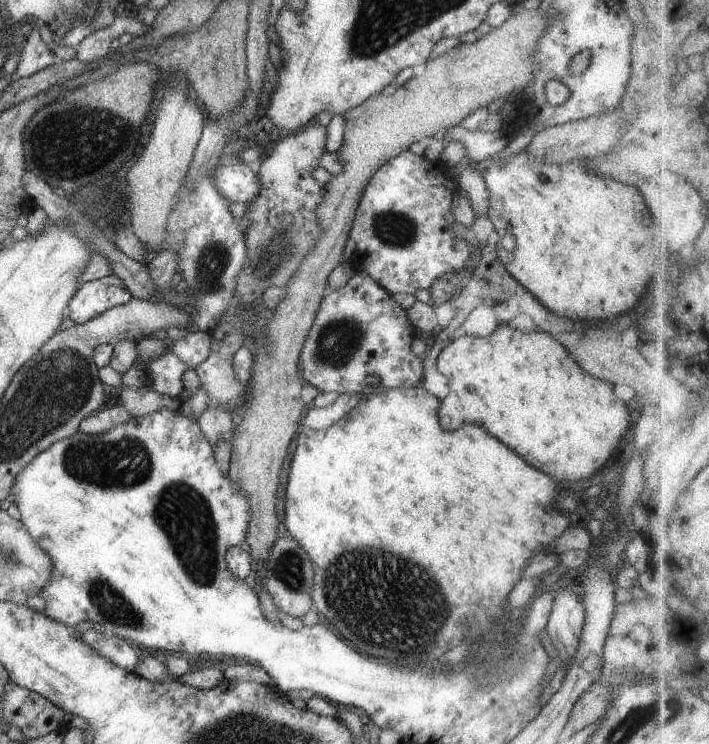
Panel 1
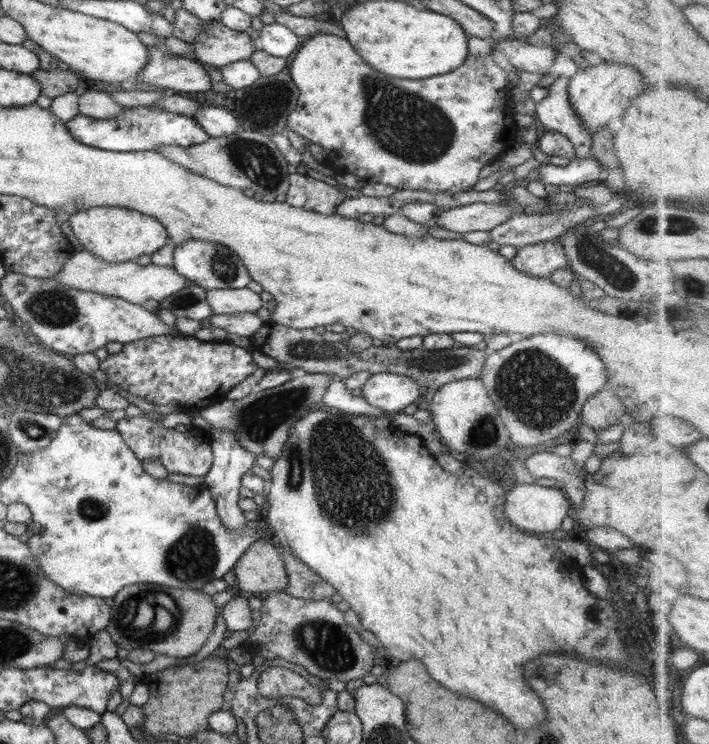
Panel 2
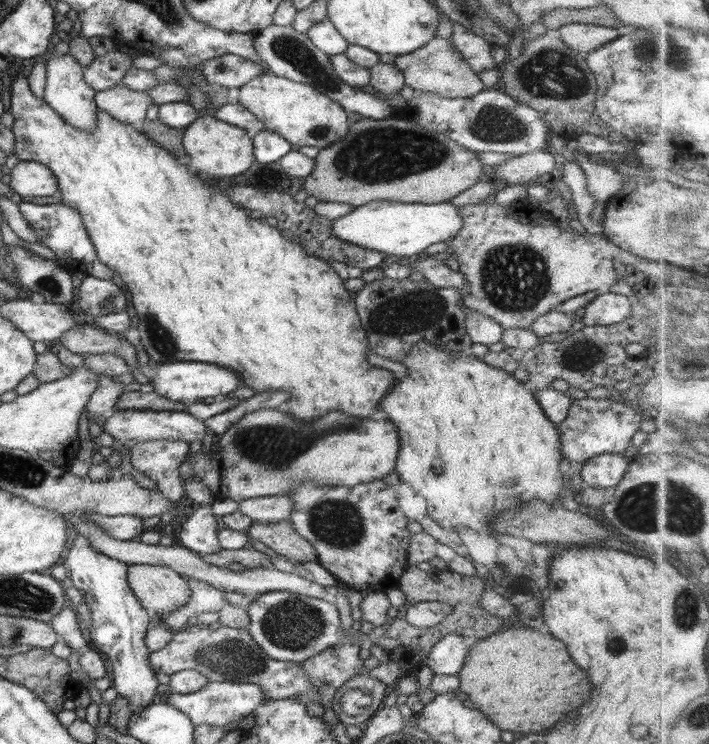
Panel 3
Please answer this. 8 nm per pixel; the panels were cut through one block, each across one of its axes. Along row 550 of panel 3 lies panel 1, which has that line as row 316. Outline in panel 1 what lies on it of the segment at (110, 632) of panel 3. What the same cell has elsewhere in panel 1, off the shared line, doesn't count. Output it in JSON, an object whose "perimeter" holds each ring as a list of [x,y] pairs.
{"perimeter":[[[108,276],[85,282],[67,304],[66,323],[83,325],[108,309],[133,299],[122,279]]]}

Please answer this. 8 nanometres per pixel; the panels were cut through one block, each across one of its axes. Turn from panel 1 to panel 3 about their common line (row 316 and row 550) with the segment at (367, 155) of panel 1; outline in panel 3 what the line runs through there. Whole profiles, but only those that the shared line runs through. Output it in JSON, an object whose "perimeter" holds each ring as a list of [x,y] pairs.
{"perimeter":[[[290,519],[268,524],[253,522],[245,533],[252,542],[262,542],[290,561],[317,562],[314,546],[294,530]]]}

